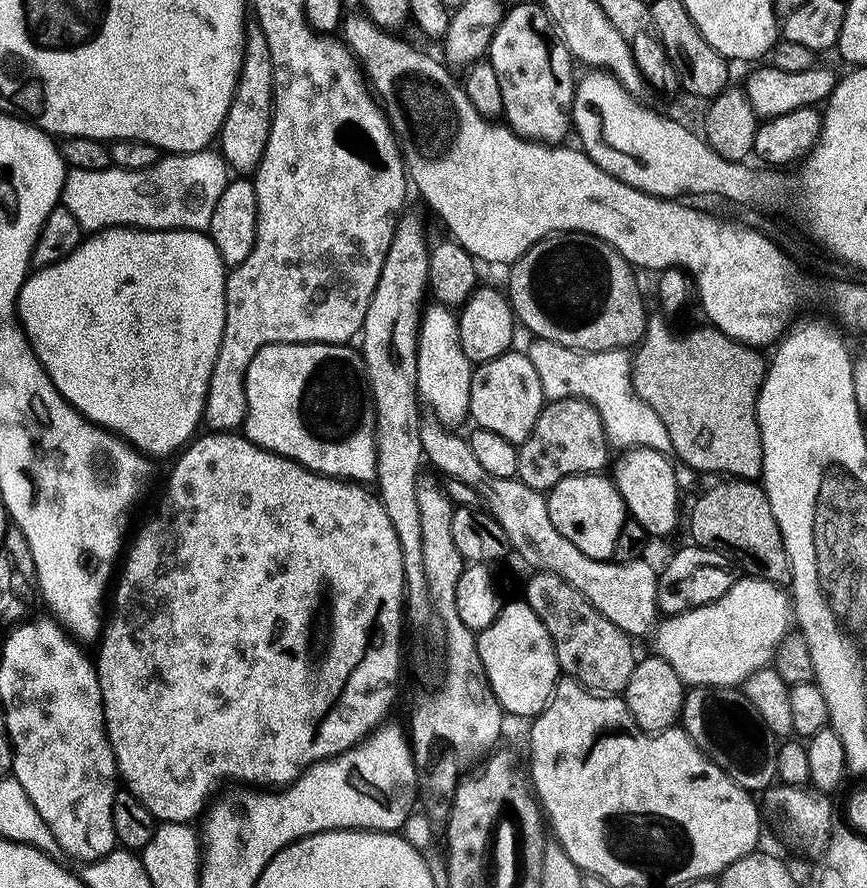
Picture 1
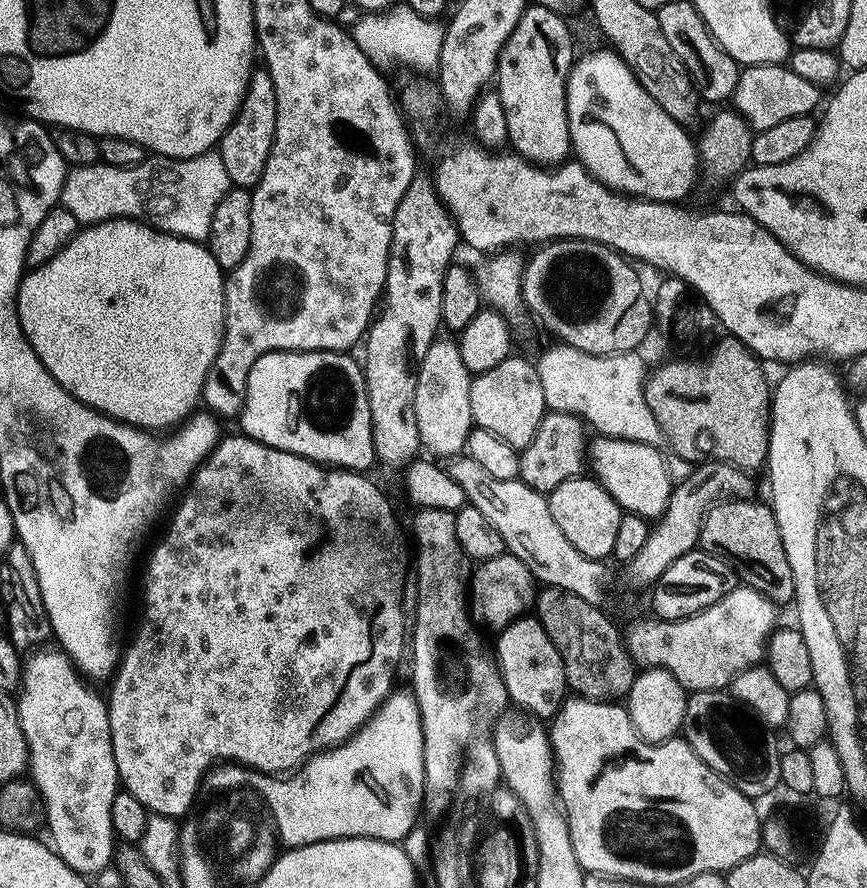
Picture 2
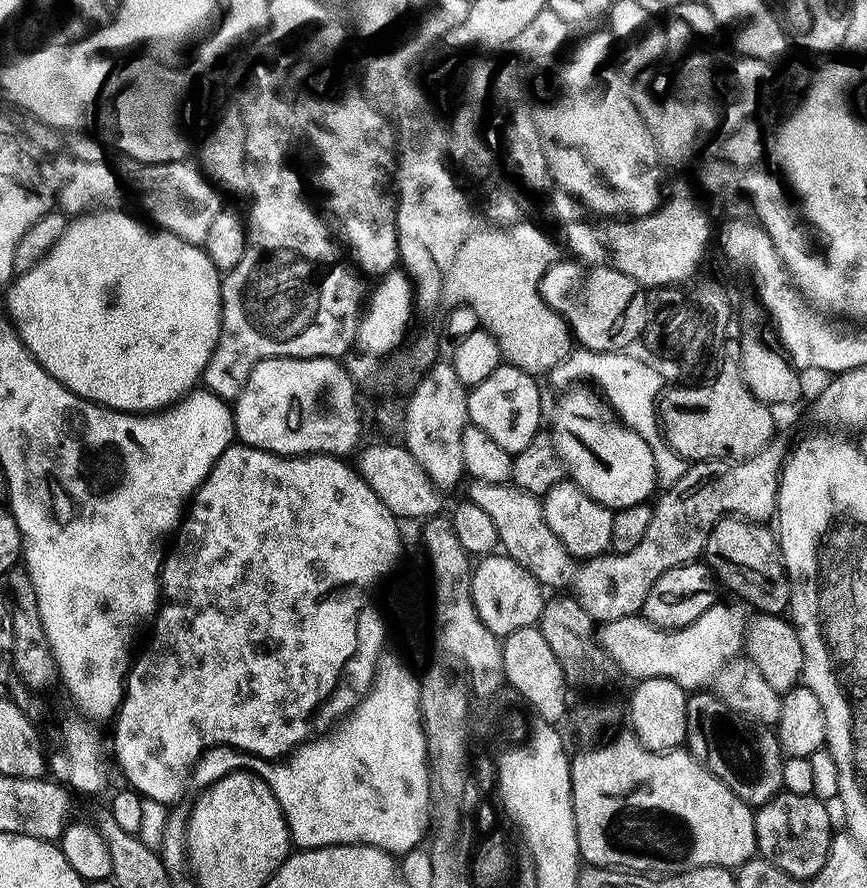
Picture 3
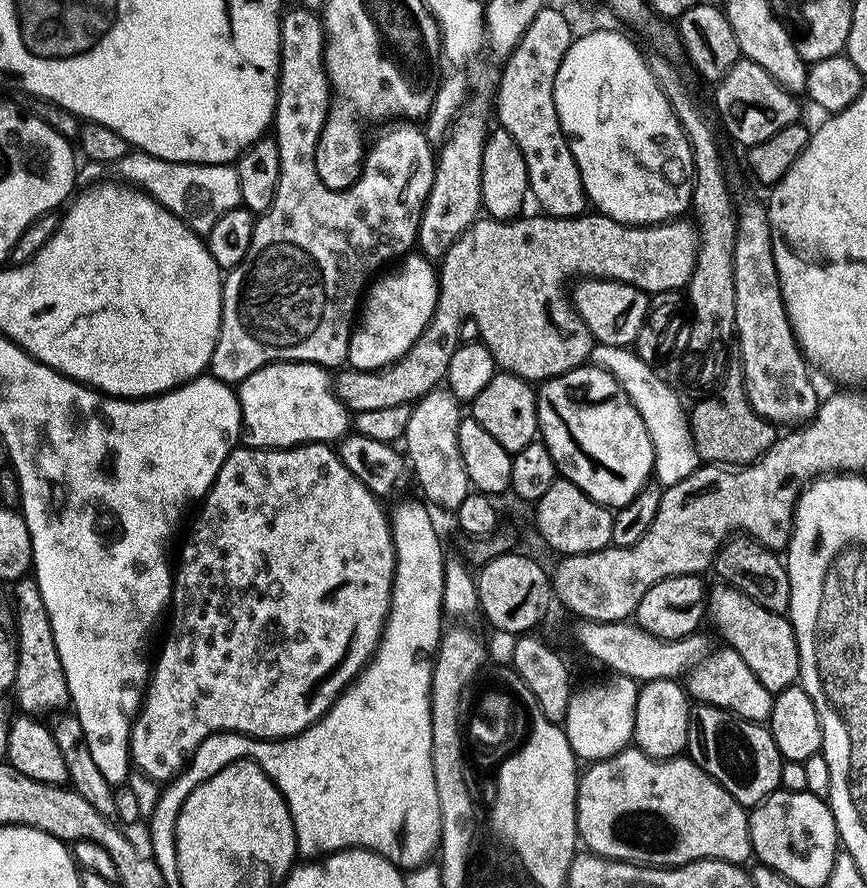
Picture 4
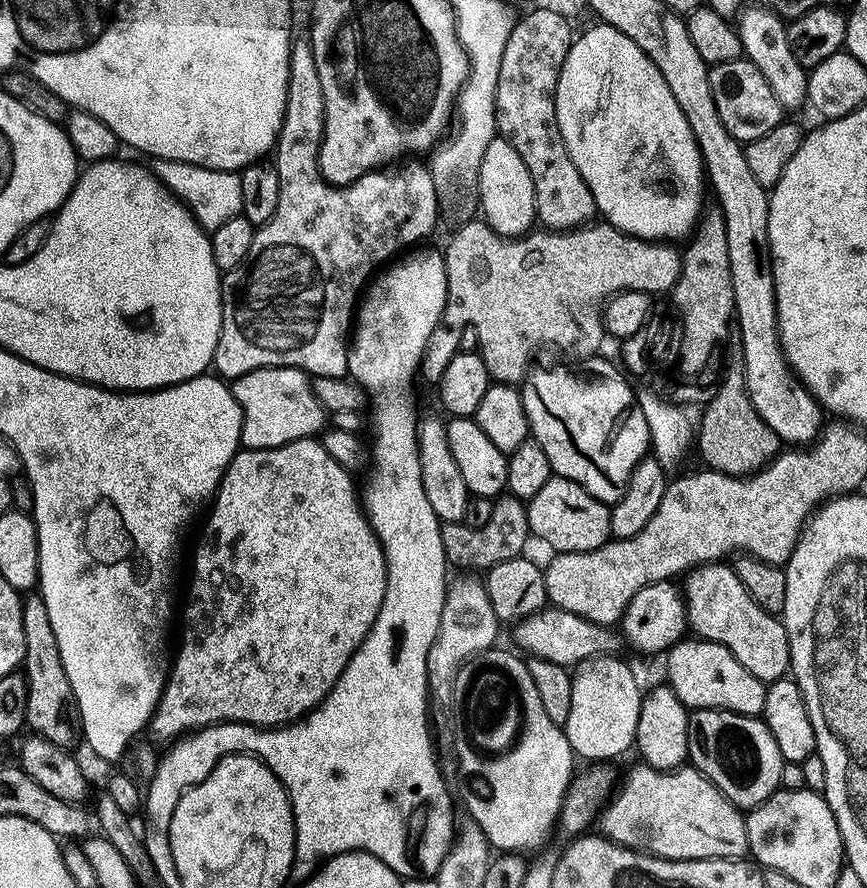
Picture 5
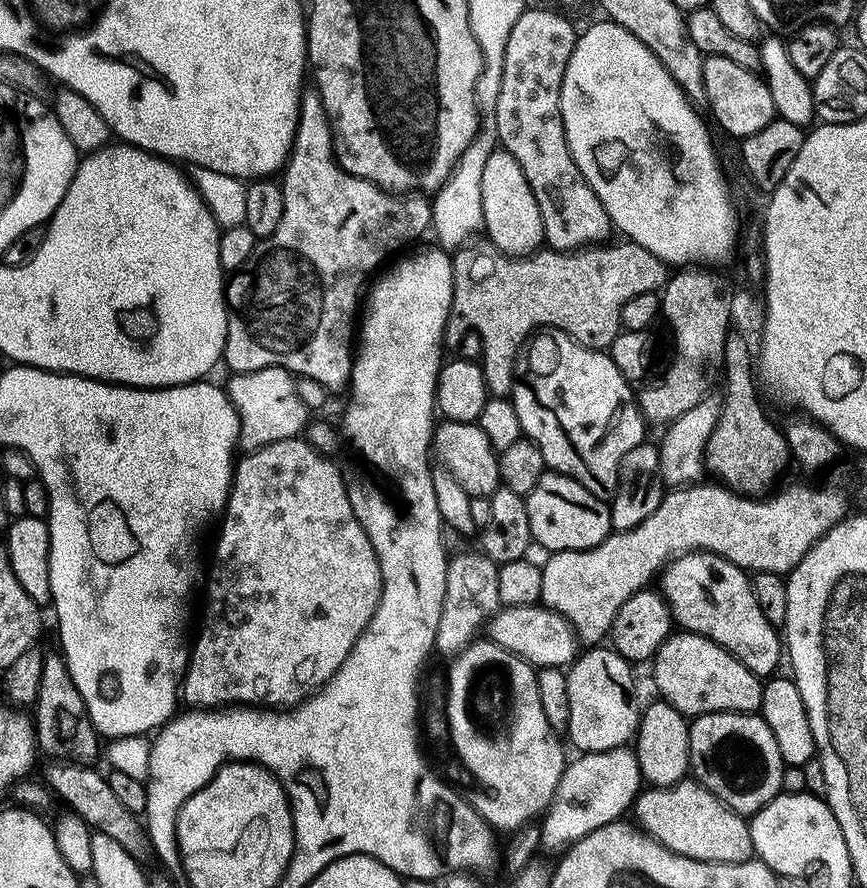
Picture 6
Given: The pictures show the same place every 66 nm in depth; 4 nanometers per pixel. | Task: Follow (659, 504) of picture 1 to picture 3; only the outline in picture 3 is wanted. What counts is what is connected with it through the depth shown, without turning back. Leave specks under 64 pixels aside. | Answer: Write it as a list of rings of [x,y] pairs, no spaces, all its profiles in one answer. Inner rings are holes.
[[[576,386],[557,396],[550,435],[571,483],[609,510],[651,501],[658,485],[654,454],[648,443],[633,428],[610,415],[599,391]]]

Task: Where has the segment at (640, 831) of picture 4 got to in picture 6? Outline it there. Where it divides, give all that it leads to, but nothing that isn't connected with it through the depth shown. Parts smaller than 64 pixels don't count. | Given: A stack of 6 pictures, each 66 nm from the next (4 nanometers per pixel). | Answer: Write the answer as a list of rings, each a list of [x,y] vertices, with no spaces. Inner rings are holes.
[[[695,778],[679,780],[669,788],[645,787],[636,797],[635,823],[659,844],[686,858],[706,862],[746,862],[753,859],[749,821],[728,808]]]

